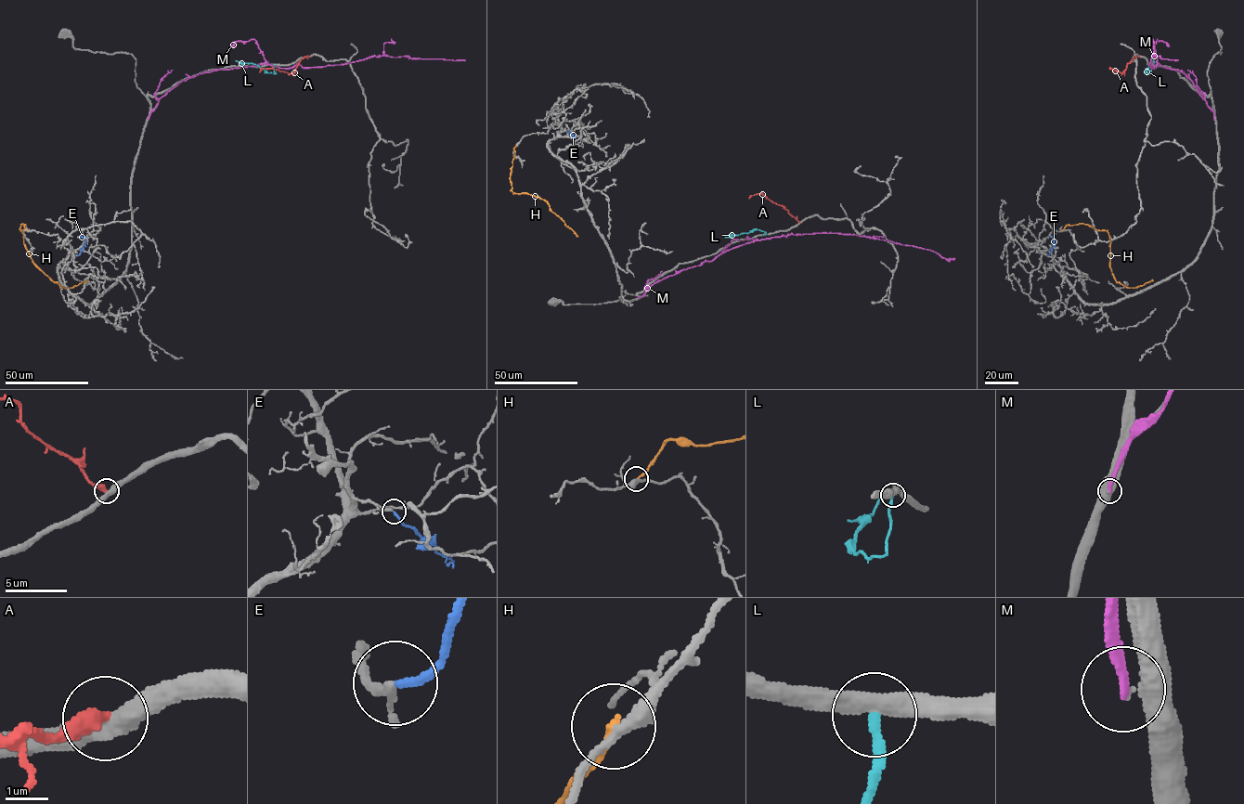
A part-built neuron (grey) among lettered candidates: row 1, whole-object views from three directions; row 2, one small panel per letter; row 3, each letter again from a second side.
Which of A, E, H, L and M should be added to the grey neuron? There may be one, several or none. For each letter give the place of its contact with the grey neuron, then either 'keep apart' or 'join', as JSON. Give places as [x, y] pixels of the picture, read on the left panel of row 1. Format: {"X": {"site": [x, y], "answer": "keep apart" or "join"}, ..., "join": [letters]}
{"A": {"site": [310, 56], "answer": "keep apart"}, "E": {"site": [78, 255], "answer": "join"}, "H": {"site": [26, 230], "answer": "keep apart"}, "L": {"site": [274, 65], "answer": "keep apart"}, "M": {"site": [148, 119], "answer": "keep apart"}, "join": ["E"]}

